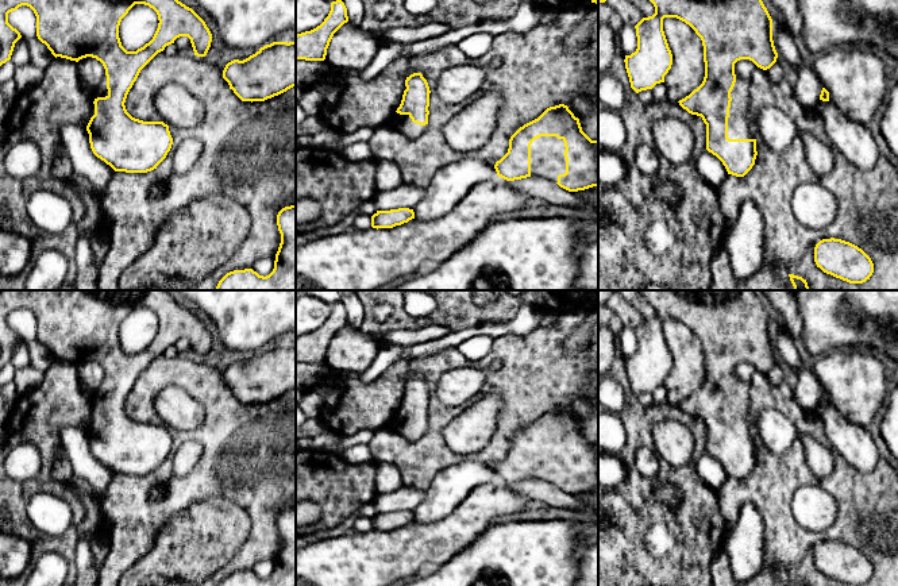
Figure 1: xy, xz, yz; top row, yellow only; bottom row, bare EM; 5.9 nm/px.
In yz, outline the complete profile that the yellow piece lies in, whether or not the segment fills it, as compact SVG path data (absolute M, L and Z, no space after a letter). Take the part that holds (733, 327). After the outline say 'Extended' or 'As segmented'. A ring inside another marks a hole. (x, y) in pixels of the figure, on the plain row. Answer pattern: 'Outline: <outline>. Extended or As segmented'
Outline: M639 290L654 307L655 316L643 320L636 328L637 351L625 358L625 371L631 390L639 396L664 385L672 367L663 321L677 320L689 327L704 348L705 379L702 386L679 408L691 417L701 419L706 427L706 452L716 458L728 477L744 479L755 467L758 458L752 421L749 420L749 381L735 377L735 366L749 362L763 371L768 381L778 385L785 373L776 365L778 355L772 343L772 321L755 290Z. Extended

